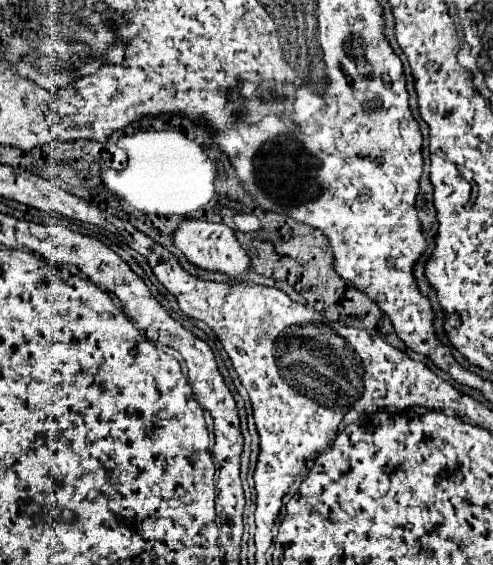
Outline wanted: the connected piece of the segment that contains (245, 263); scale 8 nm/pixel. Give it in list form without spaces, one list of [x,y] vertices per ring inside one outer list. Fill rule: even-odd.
[[[184,220],[178,230],[174,232],[174,244],[180,248],[186,258],[206,270],[220,270],[232,278],[238,278],[250,268],[250,258],[238,244],[234,232],[226,224],[212,224],[212,222],[202,222],[202,220]]]

